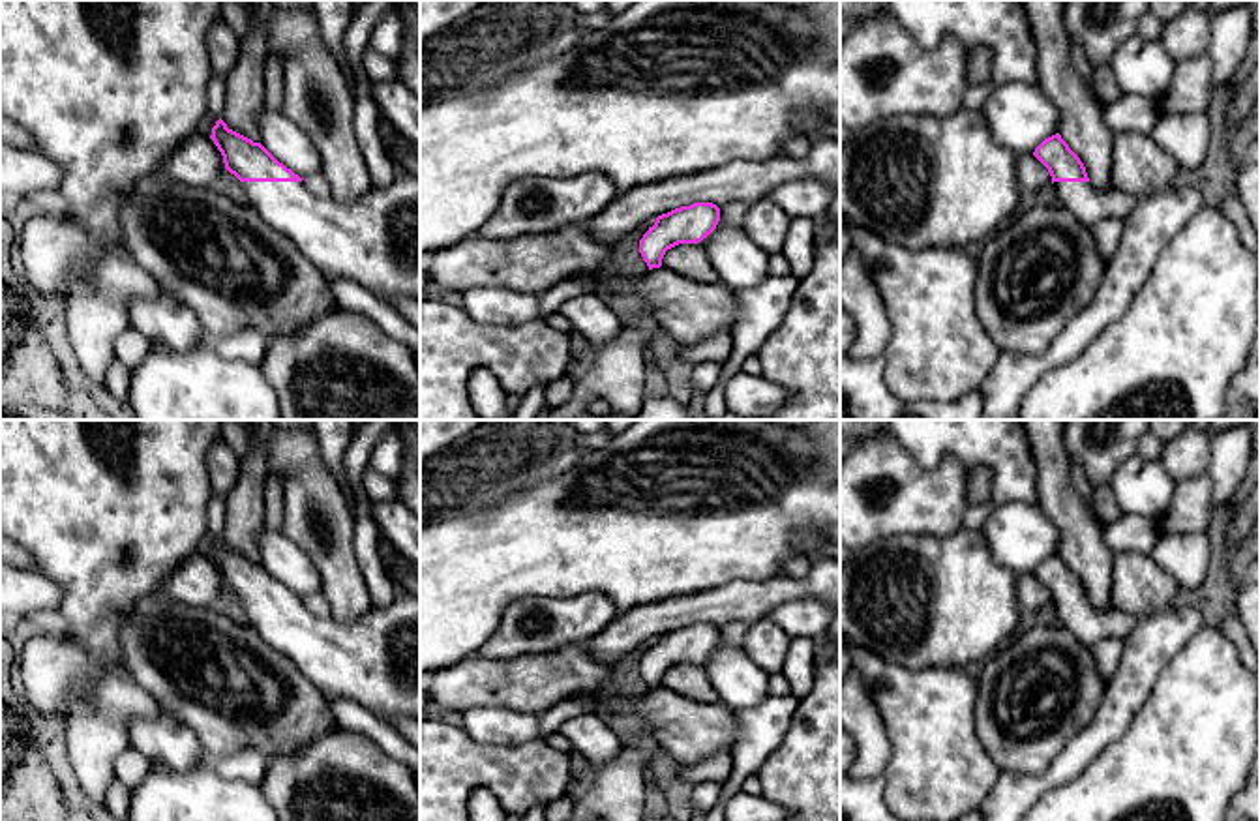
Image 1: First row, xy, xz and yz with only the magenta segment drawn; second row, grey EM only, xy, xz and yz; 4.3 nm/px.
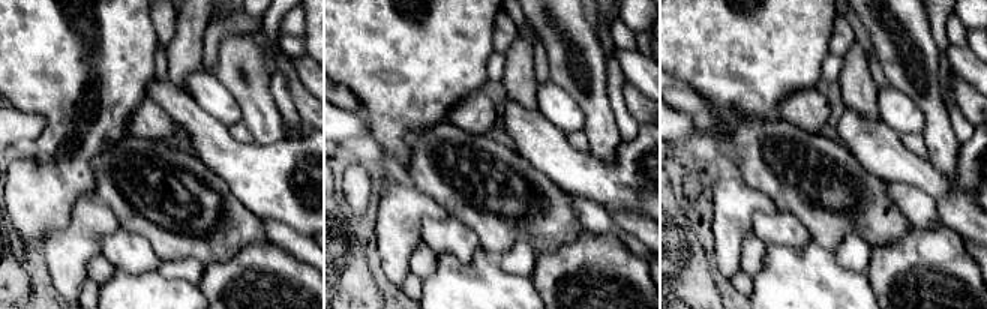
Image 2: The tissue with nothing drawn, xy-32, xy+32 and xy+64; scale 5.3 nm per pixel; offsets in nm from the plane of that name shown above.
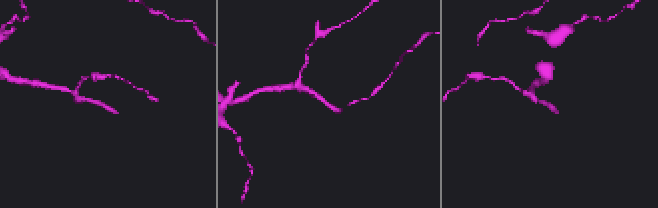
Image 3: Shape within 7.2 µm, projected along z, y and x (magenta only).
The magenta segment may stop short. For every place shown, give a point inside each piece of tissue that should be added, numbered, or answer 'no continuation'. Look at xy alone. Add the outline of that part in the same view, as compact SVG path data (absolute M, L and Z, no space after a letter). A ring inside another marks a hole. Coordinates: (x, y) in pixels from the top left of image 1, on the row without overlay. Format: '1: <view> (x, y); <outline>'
1: xy (374, 660); M398 590L384 609L352 622L317 617L304 602L244 602L248 624L285 654L324 695L351 699L377 716L420 720L420 596Z

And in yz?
1: yz (1086, 623); M1054 602L1054 609L1058 624L1089 649L1106 637L1125 639L1146 619L1129 615L1114 605L1097 609L1091 602Z

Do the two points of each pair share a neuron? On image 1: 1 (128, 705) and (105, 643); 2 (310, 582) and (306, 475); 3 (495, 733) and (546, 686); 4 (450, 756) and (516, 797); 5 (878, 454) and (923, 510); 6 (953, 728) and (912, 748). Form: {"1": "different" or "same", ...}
{"1": "different", "2": "different", "3": "different", "4": "same", "5": "same", "6": "same"}

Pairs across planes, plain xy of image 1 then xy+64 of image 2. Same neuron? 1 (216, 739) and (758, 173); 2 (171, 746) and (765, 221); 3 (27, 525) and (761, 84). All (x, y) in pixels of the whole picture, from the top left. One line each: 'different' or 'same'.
1: same
2: same
3: same

